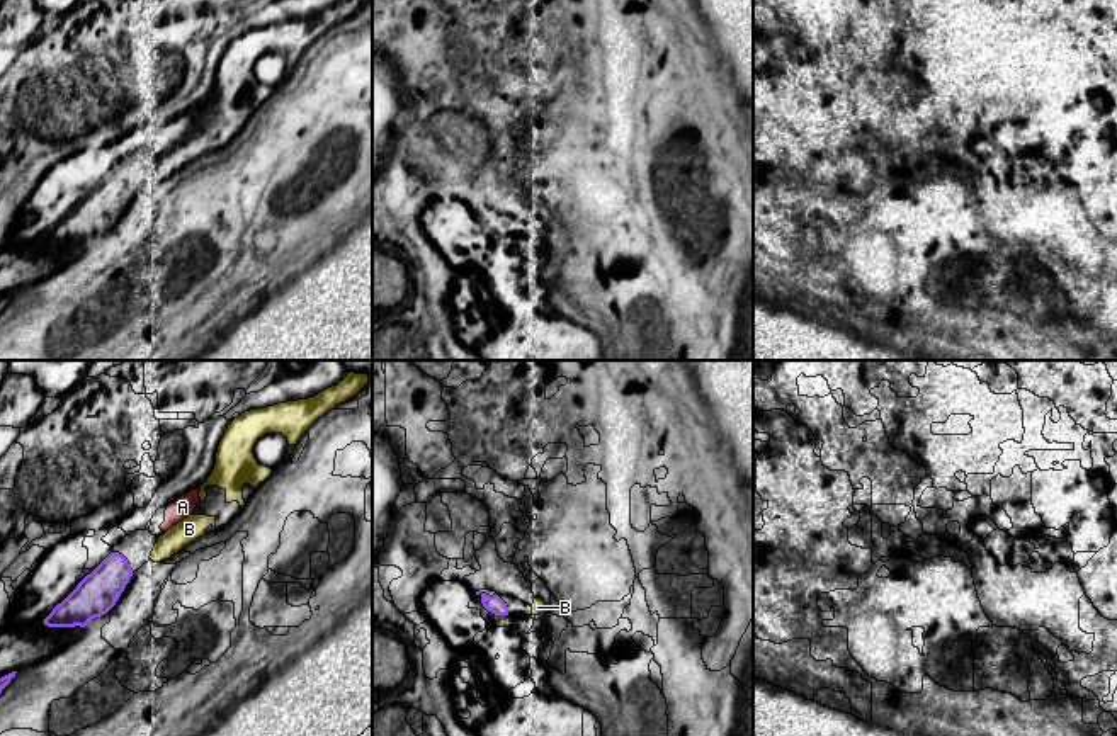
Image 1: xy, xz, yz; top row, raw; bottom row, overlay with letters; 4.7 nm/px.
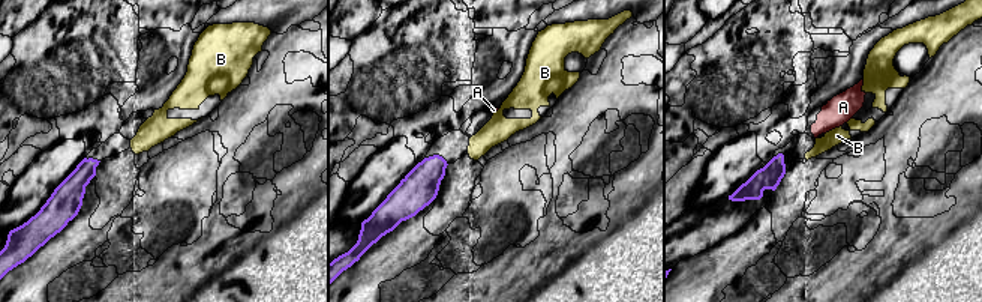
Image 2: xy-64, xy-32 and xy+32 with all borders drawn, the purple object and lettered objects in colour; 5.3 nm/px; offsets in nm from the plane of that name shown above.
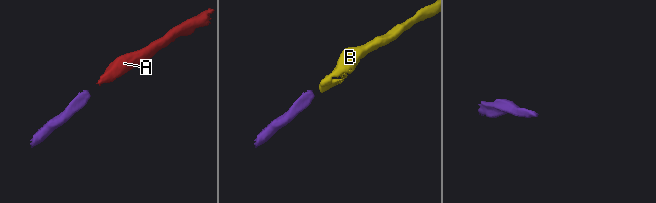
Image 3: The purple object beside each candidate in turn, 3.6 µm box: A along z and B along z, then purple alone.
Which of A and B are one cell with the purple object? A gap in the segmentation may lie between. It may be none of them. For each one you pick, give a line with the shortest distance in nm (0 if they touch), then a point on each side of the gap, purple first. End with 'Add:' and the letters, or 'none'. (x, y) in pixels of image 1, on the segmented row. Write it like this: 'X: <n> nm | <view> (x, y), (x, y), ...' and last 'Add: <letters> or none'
B: 100 nm | xy (130, 565), (150, 558)
Add: B

